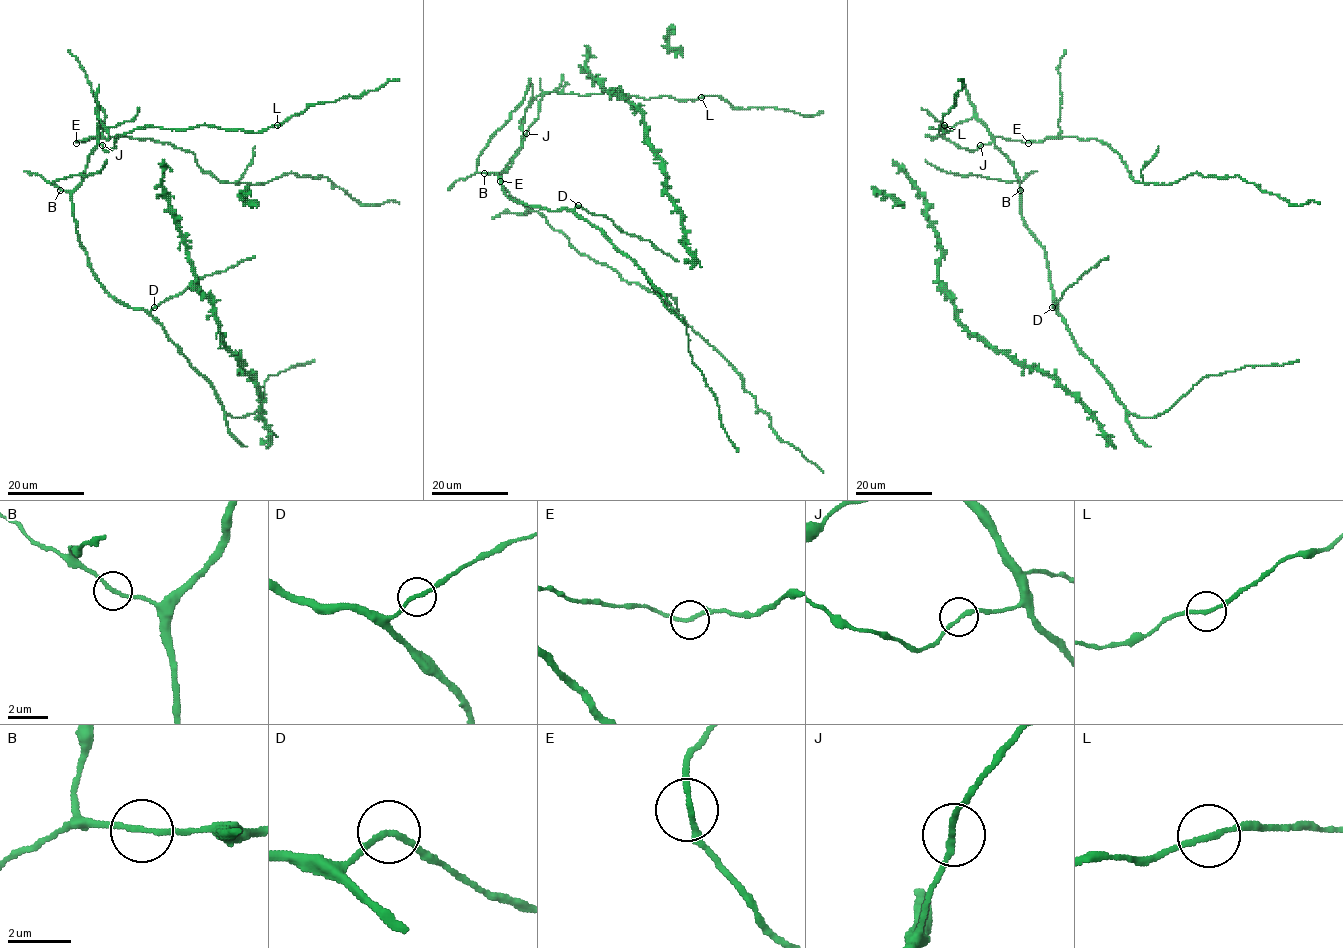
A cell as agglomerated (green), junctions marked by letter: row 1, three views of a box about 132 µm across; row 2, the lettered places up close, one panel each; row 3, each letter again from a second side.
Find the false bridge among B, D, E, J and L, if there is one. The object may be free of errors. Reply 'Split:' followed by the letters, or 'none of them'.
Split: none of them

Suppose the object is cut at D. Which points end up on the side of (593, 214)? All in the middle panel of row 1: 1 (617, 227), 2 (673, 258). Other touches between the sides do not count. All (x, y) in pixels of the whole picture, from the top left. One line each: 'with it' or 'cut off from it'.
1: with it
2: with it

